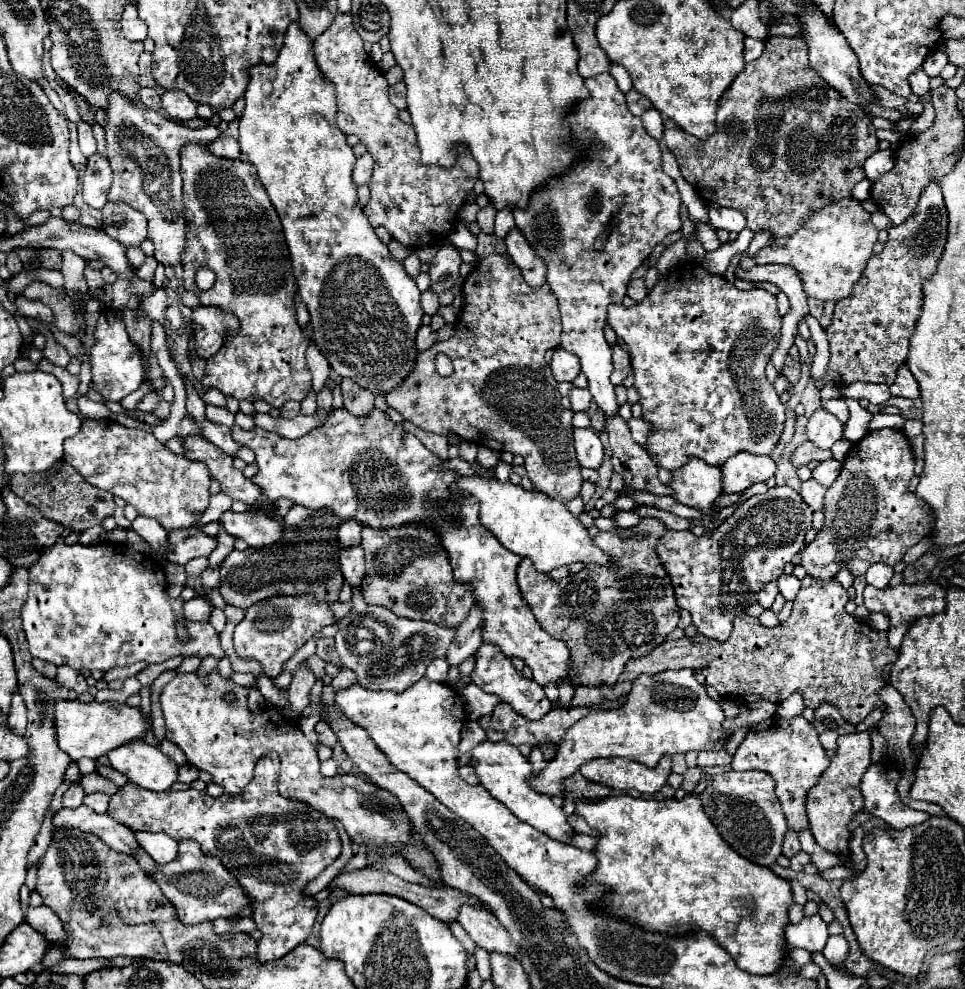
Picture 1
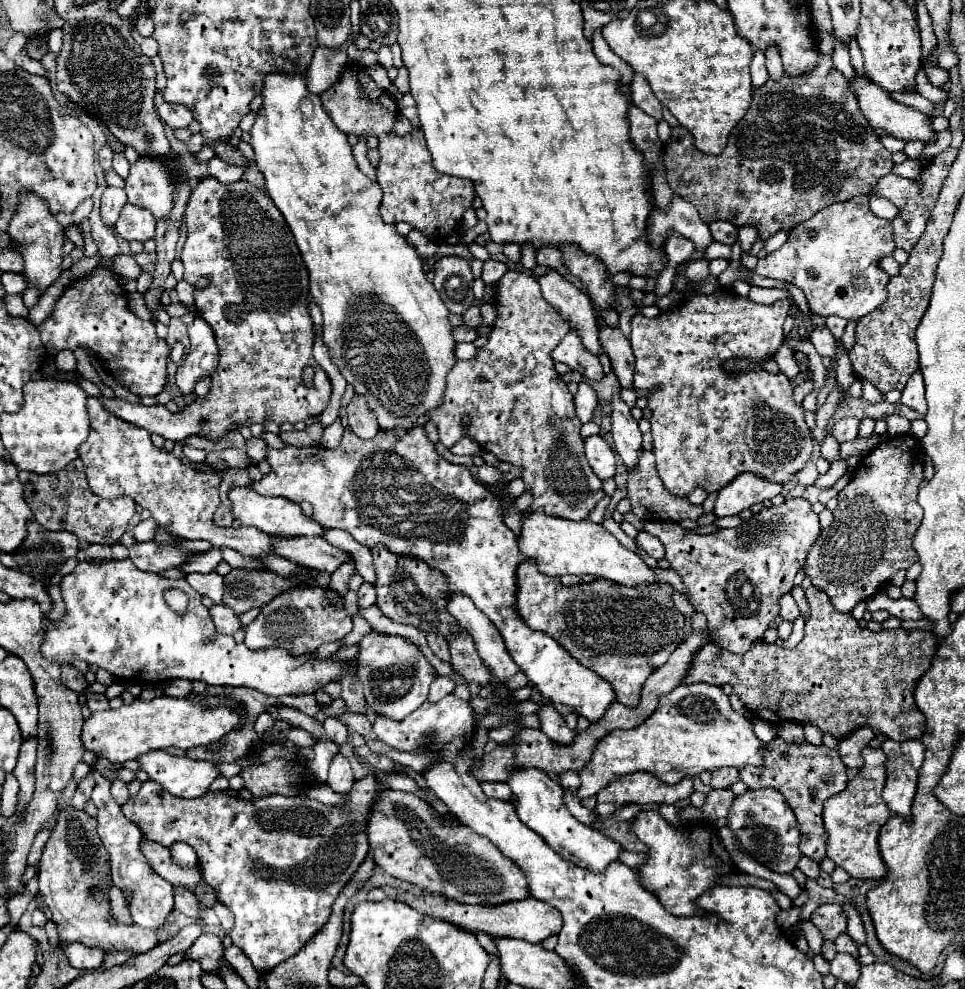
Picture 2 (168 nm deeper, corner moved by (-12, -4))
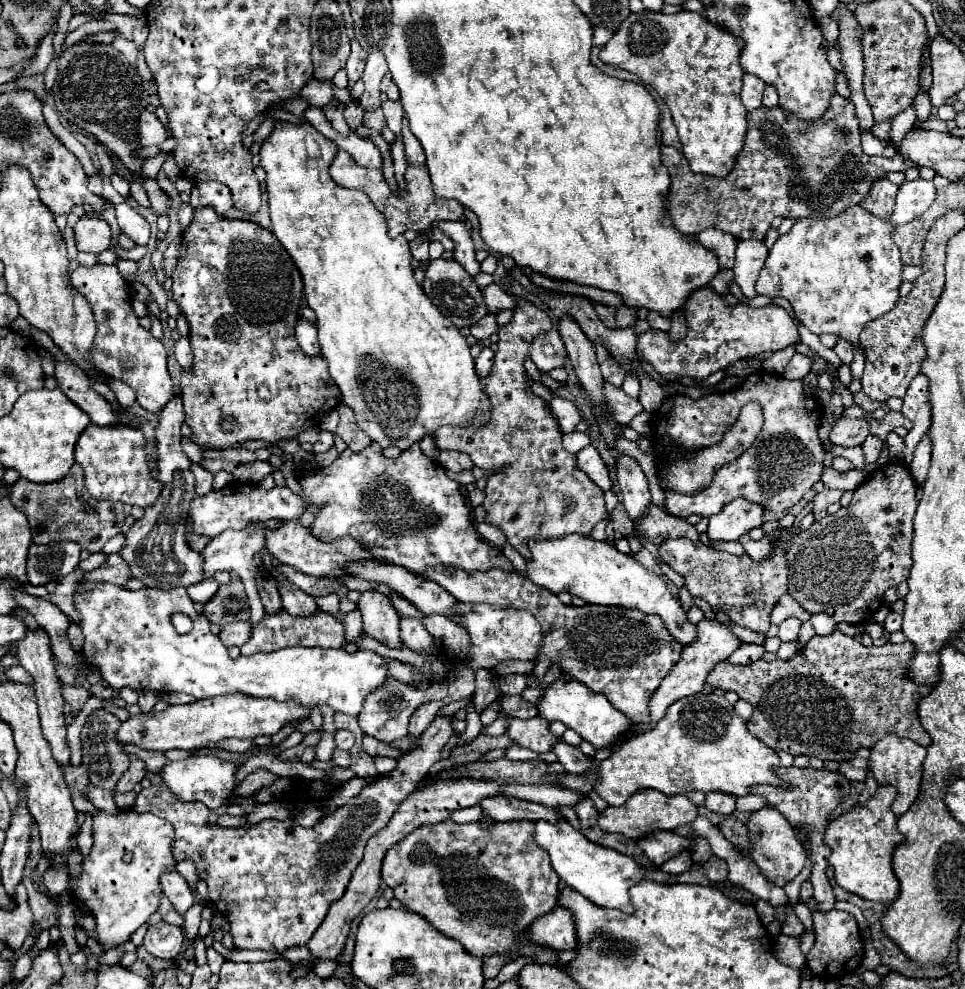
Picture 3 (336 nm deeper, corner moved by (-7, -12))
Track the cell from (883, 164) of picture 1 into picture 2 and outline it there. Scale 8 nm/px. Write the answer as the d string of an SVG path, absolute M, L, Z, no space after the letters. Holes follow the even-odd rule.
M905 160L893 166L893 174L903 176L903 178L913 178L913 180L919 176L921 170L923 170L923 164L919 160Z

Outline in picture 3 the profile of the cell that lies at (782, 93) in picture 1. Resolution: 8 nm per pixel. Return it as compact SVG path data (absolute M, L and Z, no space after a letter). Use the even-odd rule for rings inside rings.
M838 94L832 98L830 108L818 122L802 122L800 118L782 108L758 108L748 112L748 134L744 150L740 152L736 166L728 178L694 174L686 168L686 158L672 146L662 146L662 158L672 178L668 214L674 220L674 226L684 234L700 234L706 228L722 228L734 234L738 240L762 240L776 216L832 218L844 212L846 208L860 204L868 196L874 180L878 180L882 174L892 170L906 172L908 168L916 166L902 154L896 154L894 158L872 158L864 154L860 146L859 120L855 108L850 100Z

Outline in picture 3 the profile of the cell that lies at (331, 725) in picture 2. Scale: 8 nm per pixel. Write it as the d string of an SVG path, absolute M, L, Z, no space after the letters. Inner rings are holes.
M338 730L336 732L336 746L340 750L350 750L354 746L354 734L348 730Z

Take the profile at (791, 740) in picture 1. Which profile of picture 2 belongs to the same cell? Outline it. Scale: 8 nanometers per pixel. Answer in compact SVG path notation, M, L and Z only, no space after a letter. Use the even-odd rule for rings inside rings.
M779 736L773 738L769 744L765 744L765 764L761 766L745 766L741 770L741 780L747 784L747 788L777 788L785 800L789 802L789 806L793 808L795 816L797 816L797 822L801 826L801 852L809 858L813 858L815 862L821 862L821 858L825 856L825 846L827 846L827 830L823 828L823 818L821 818L821 812L823 812L823 804L827 798L839 794L845 786L847 786L847 768L845 764L841 762L837 750L833 748L827 748L825 744L811 744L807 740L803 742L785 742L781 740Z

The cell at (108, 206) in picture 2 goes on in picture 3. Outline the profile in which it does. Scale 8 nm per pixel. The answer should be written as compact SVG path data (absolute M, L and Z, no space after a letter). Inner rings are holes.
M84 216L78 222L78 230L74 230L74 240L76 240L78 252L100 254L108 250L112 232L106 220L96 218L96 216Z

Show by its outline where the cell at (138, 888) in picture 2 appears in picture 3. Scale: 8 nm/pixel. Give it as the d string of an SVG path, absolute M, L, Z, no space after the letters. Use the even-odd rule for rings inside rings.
M166 922L154 924L148 928L144 944L148 954L162 958L162 960L172 960L180 954L182 946L184 946L184 938L182 938L182 928L180 926L172 926Z

